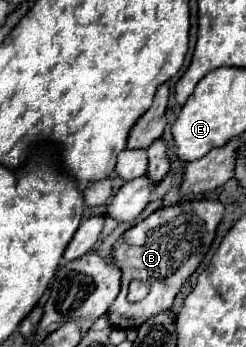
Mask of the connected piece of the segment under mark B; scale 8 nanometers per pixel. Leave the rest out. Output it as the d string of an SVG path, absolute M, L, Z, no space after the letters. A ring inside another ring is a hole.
M183 200L173 206L155 210L151 216L131 226L113 246L113 264L121 270L121 292L109 306L109 320L113 328L139 328L157 312L169 310L181 284L195 272L207 254L217 224L223 218L223 204L213 200ZM131 280L149 284L149 294L139 302L127 302L127 286Z

